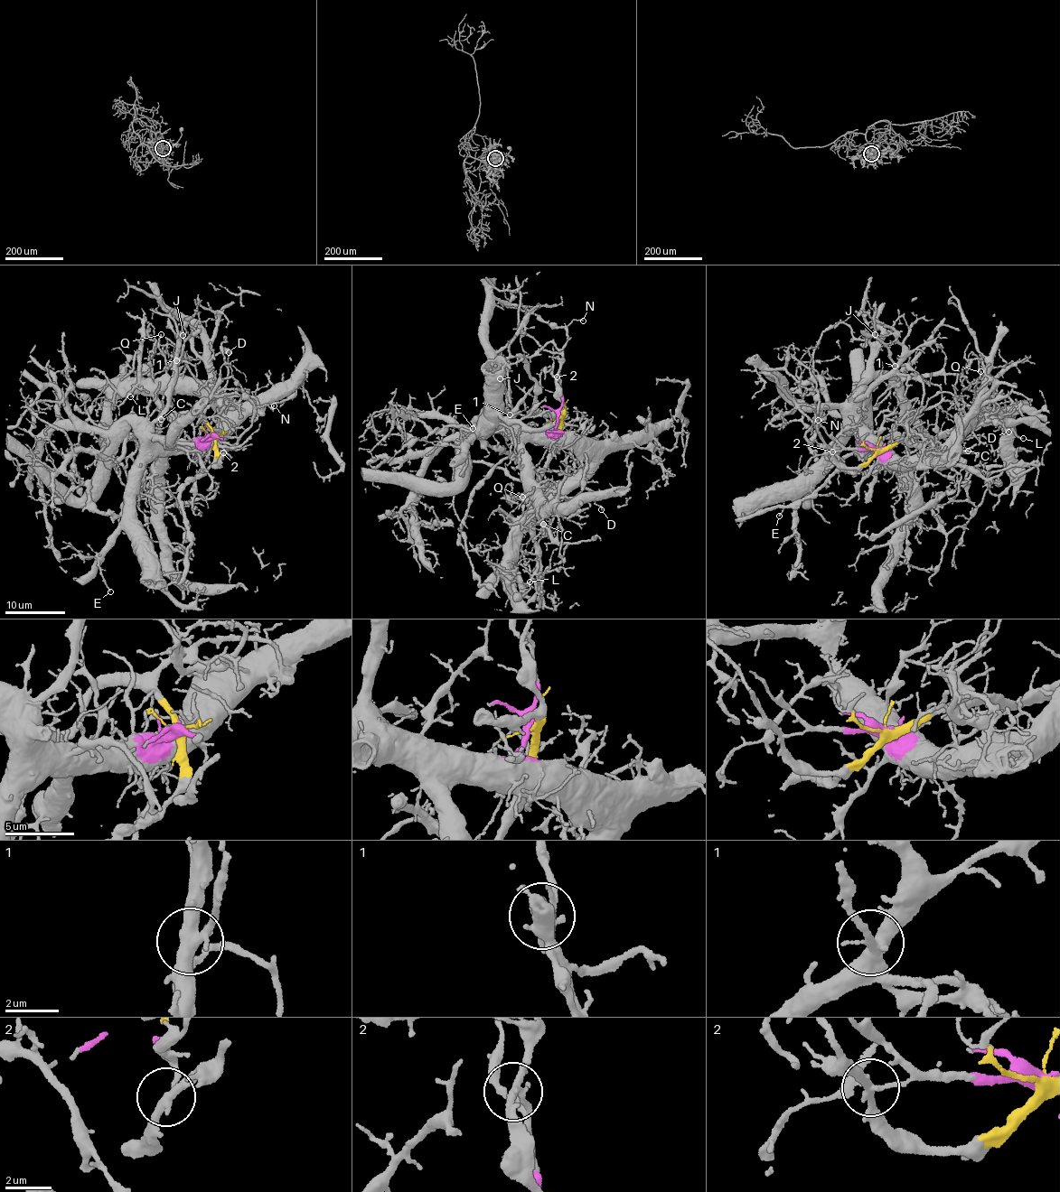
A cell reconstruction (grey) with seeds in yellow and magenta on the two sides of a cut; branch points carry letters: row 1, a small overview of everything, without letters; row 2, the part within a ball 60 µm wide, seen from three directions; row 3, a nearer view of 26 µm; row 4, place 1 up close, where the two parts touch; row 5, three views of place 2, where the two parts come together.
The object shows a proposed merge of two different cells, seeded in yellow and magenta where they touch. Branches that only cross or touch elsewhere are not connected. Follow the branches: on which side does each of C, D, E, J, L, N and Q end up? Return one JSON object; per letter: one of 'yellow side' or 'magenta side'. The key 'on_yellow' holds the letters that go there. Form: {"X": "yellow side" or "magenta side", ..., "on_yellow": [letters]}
{"C": "magenta side", "D": "yellow side", "E": "magenta side", "J": "magenta side", "L": "magenta side", "N": "yellow side", "Q": "magenta side", "on_yellow": ["D", "N"]}

